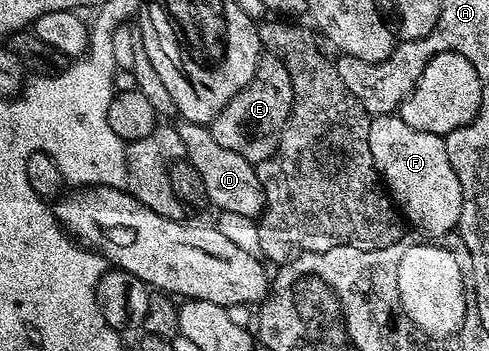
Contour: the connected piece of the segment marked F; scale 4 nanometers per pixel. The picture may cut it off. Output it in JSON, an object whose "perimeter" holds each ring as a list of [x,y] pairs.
{"perimeter":[[[397,114],[375,116],[369,121],[369,149],[373,165],[377,167],[388,195],[399,205],[400,215],[408,223],[410,220],[415,227],[422,228],[423,231],[430,232],[438,238],[450,235],[460,225],[463,194],[459,178],[455,178],[455,170],[447,158],[445,141],[442,137],[407,126]]]}

